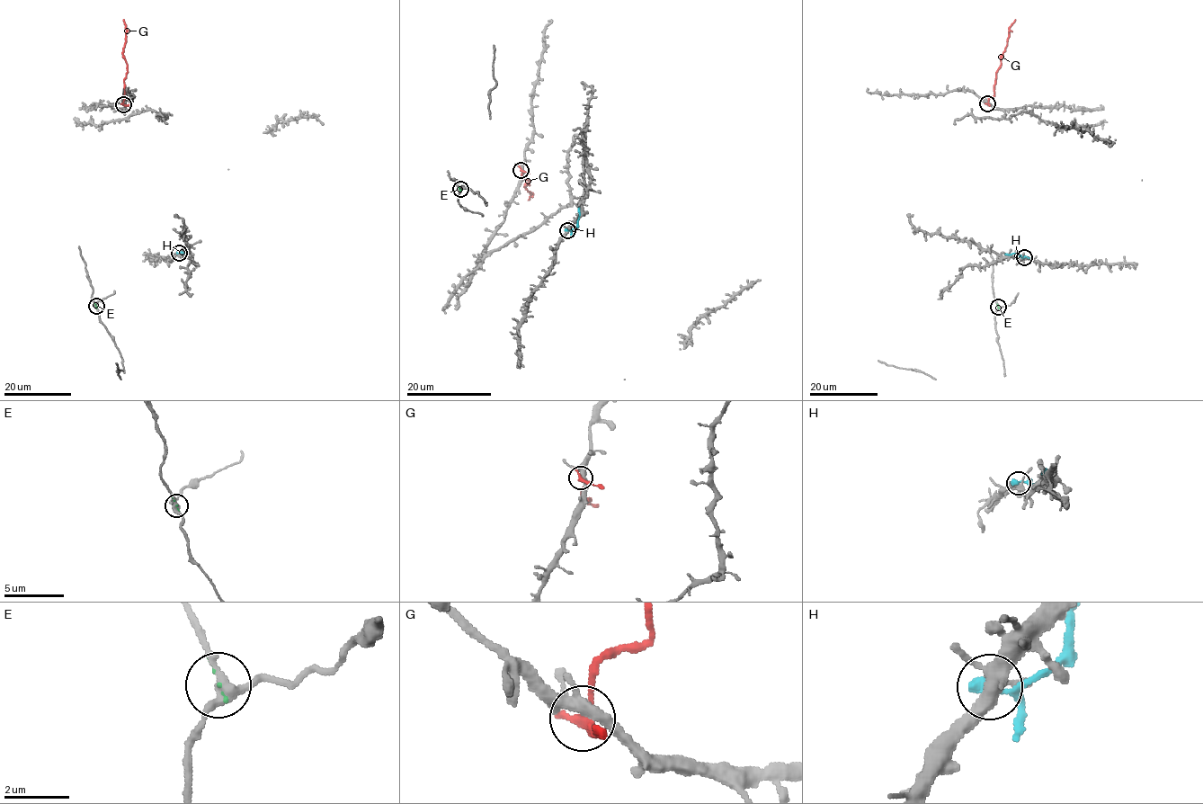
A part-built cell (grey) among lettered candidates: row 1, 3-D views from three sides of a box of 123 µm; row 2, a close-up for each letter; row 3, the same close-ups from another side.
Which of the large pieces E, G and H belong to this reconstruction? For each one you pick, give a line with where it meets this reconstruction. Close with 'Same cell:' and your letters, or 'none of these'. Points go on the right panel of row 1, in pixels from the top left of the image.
E: meets grey at (998, 307)
Same cell: E

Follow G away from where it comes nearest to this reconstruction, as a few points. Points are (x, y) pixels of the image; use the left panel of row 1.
G: (123, 103), (127, 71), (123, 51), (126, 27), (122, 20)

